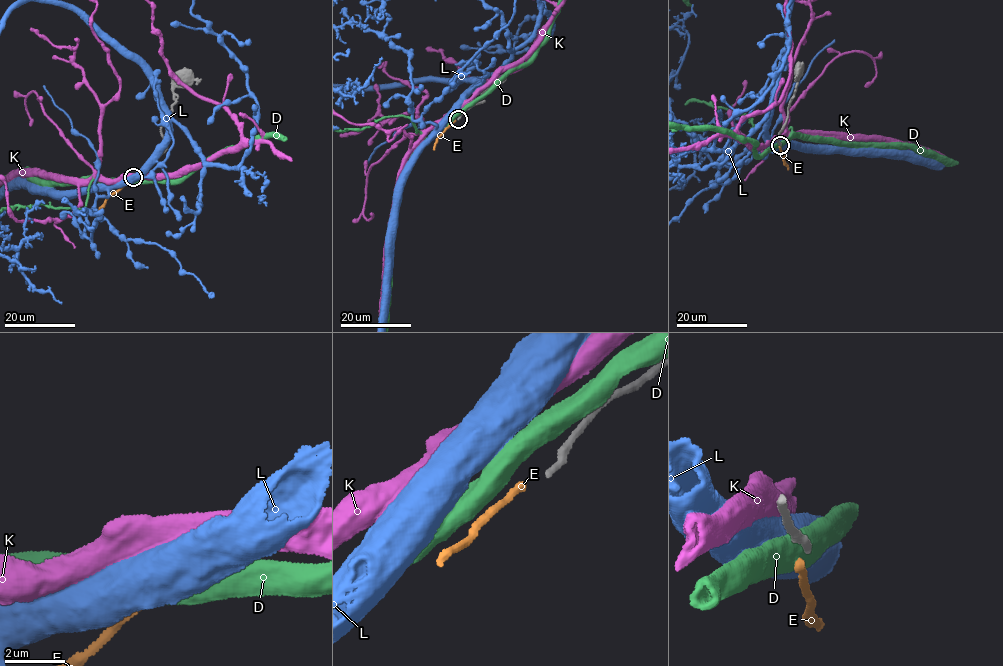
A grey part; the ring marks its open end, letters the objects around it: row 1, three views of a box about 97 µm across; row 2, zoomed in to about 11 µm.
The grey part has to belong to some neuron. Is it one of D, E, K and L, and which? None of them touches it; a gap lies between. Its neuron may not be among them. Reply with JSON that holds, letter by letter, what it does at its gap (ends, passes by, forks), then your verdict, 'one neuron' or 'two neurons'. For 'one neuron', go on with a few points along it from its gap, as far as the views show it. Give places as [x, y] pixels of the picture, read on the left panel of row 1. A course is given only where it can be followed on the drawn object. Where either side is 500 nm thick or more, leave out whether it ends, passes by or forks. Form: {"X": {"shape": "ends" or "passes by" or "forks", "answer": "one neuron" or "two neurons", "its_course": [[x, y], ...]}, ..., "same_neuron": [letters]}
{"D": {"answer": "two neurons"}, "E": {"shape": "ends", "answer": "one neuron"}, "K": {"answer": "two neurons"}, "L": {"answer": "two neurons"}, "same_neuron": ["E"]}

